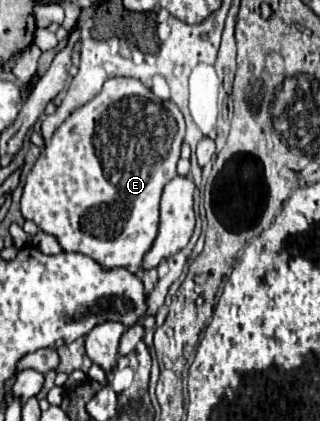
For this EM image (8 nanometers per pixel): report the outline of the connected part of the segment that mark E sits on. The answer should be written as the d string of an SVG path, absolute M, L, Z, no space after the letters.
M109 79L103 93L73 111L41 151L23 187L21 213L43 233L57 237L63 251L89 255L105 269L133 267L135 271L157 237L161 191L177 175L183 137L185 121L173 101L169 101L169 113L163 113L163 105L141 81Z

